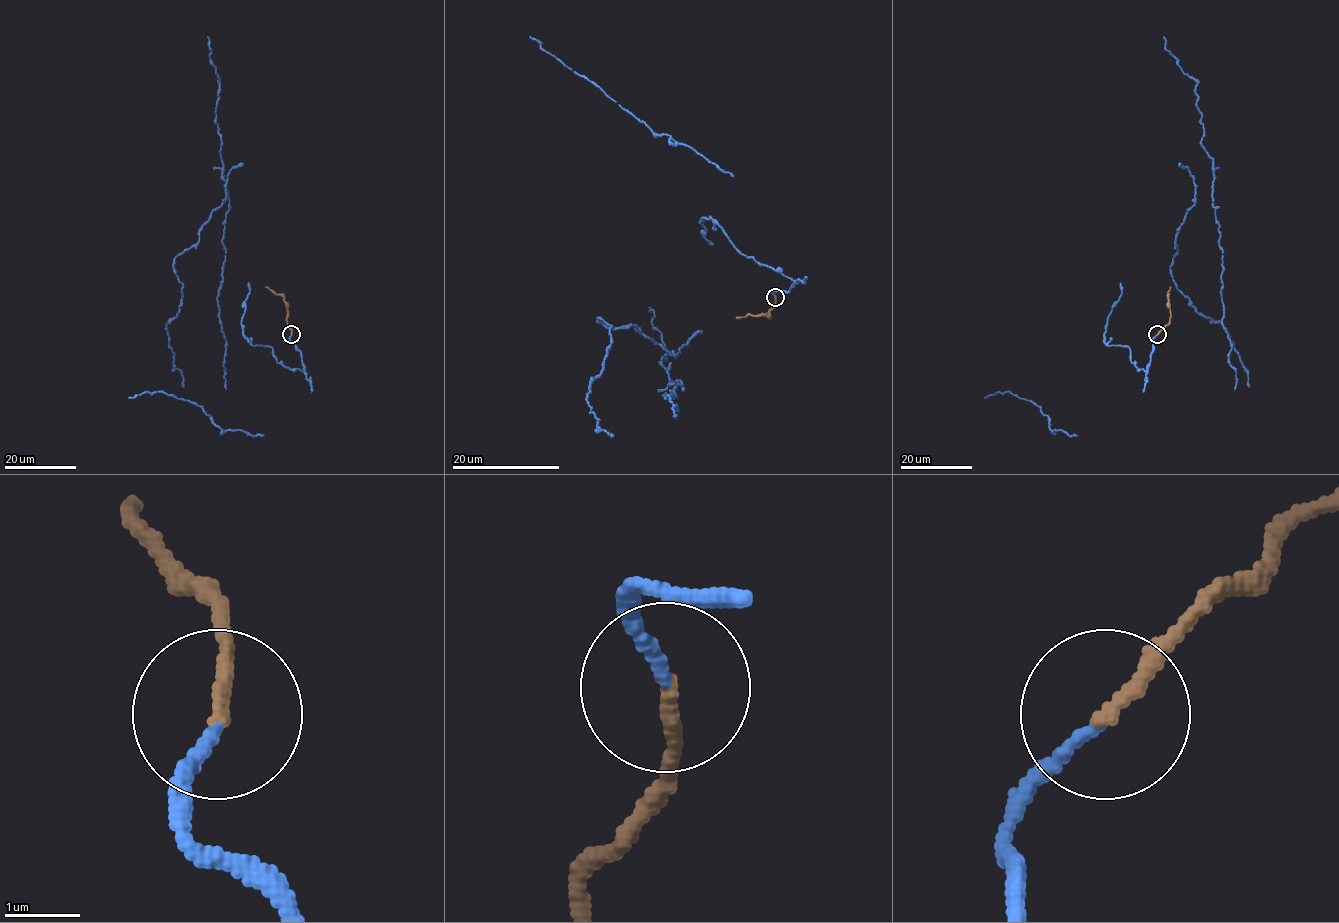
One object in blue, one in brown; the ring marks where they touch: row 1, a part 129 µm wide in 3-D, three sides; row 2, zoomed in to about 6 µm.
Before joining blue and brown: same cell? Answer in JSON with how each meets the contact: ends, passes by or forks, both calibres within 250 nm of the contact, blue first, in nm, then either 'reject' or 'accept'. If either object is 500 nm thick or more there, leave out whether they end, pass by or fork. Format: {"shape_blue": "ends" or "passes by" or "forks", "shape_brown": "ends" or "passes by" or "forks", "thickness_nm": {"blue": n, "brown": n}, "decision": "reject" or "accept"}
{"shape_blue": "ends", "shape_brown": "ends", "thickness_nm": {"blue": 150, "brown": 200}, "decision": "accept"}

